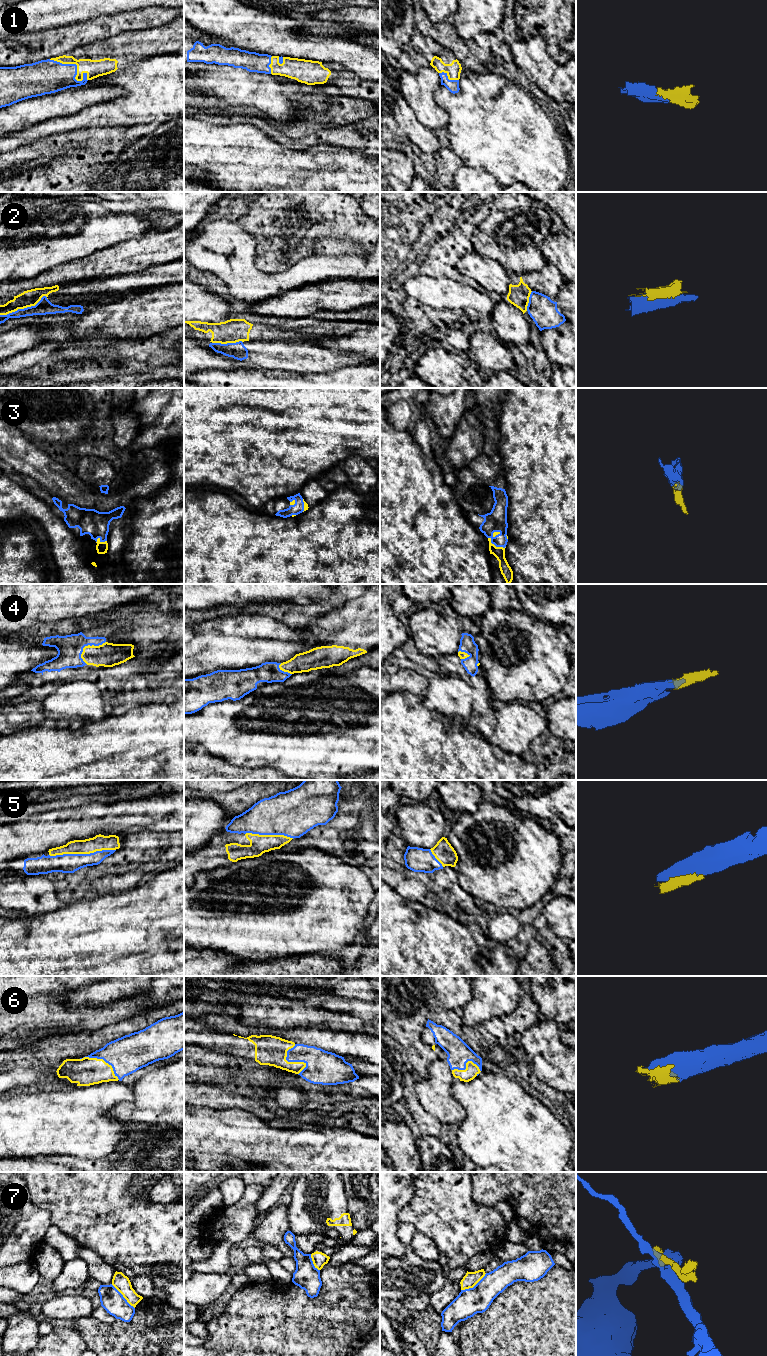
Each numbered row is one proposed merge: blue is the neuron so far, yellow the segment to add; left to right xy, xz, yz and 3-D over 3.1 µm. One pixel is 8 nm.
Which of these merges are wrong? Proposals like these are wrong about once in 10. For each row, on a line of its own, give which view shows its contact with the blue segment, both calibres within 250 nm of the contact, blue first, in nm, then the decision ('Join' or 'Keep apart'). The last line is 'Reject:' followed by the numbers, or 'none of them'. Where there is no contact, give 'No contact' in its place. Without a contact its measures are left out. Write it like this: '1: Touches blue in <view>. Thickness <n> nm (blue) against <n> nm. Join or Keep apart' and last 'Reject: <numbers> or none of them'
1: Touches blue in xy. Thickness 280 nm (blue) against 140 nm. Join
2: Touches blue in xy. Thickness 120 nm (blue) against 130 nm. Keep apart
3: Touches blue in yz. Thickness 180 nm (blue) against 100 nm. Join
4: Touches blue in xy. Thickness 200 nm (blue) against 190 nm. Join
5: Touches blue in xy. Thickness 160 nm (blue) against 130 nm. Join
6: Touches blue in xz. Thickness 280 nm (blue) against 240 nm. Join
7: Touches blue in yz. Thickness 220 nm (blue) against 110 nm. Keep apart
Reject: 2, 7

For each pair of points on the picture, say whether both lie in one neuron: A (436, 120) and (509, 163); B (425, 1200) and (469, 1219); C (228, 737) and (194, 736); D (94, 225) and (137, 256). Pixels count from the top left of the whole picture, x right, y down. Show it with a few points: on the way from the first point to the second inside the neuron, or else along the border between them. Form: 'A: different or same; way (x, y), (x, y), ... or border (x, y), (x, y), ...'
A: different; border (437, 104), (448, 116), (447, 127)
B: same; way (436, 1202), (453, 1219), (458, 1219)
C: same; way (220, 736), (202, 736)
D: different; border (141, 235), (136, 239), (117, 242), (97, 252)

